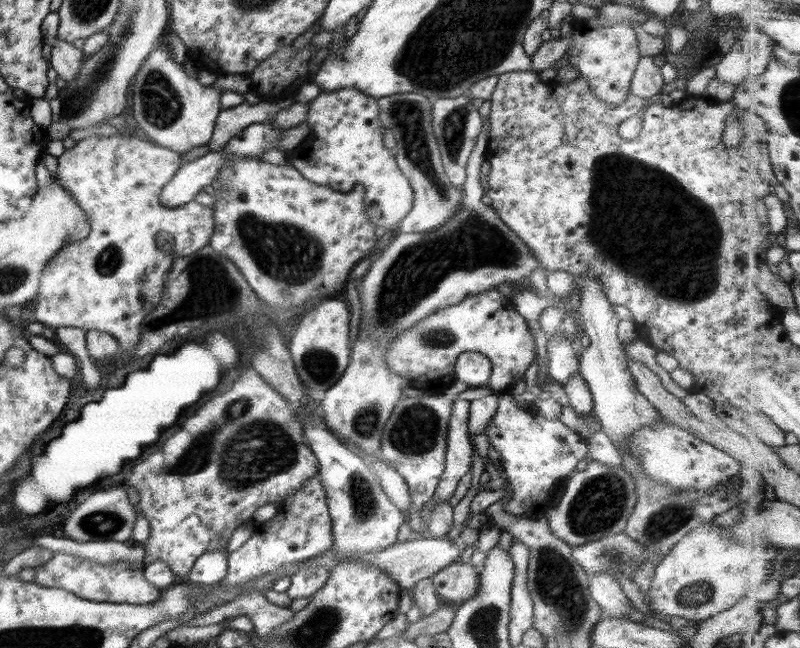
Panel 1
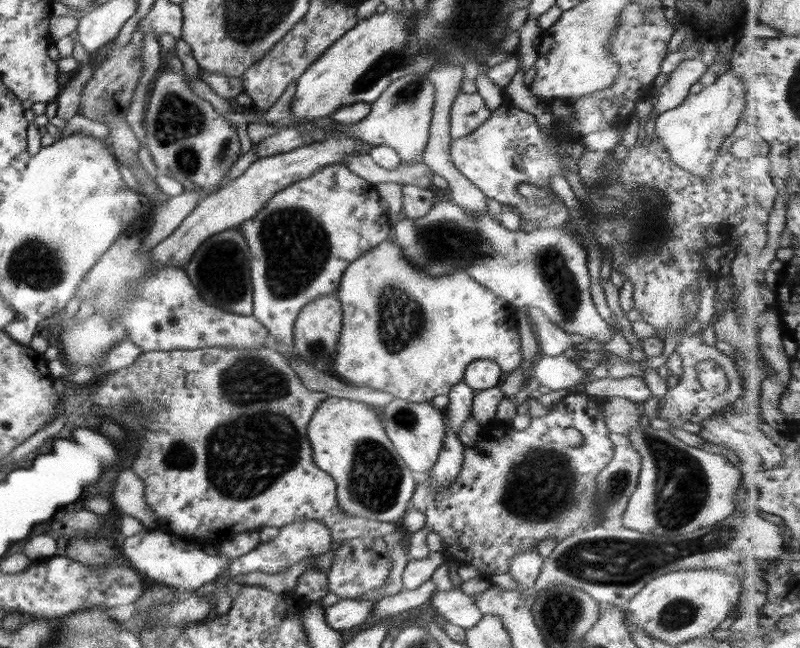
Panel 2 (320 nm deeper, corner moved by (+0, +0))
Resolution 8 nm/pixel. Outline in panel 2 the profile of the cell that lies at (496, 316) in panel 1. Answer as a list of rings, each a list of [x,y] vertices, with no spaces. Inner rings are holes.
[[[392,238],[383,240],[359,256],[348,265],[343,272],[336,296],[341,302],[343,312],[340,338],[336,344],[335,355],[332,357],[331,374],[340,380],[356,386],[369,386],[374,390],[388,391],[395,398],[403,398],[408,402],[430,403],[434,396],[448,395],[450,389],[463,381],[465,368],[476,359],[493,360],[502,369],[502,372],[512,372],[522,362],[519,329],[517,328],[517,308],[508,304],[503,298],[496,296],[491,290],[476,282],[465,270],[456,269],[450,274],[431,277],[418,267],[415,267],[401,251],[401,246]]]

